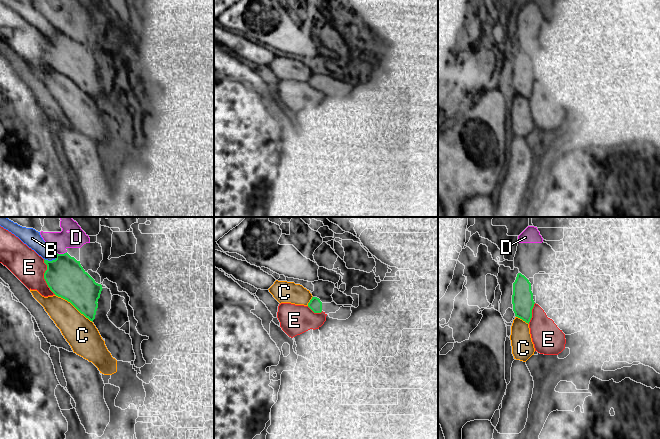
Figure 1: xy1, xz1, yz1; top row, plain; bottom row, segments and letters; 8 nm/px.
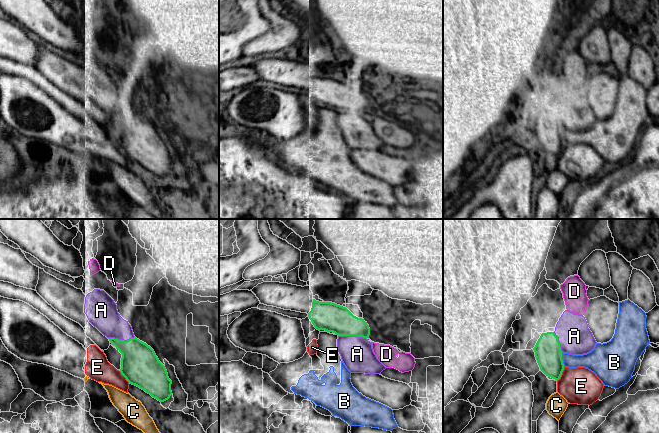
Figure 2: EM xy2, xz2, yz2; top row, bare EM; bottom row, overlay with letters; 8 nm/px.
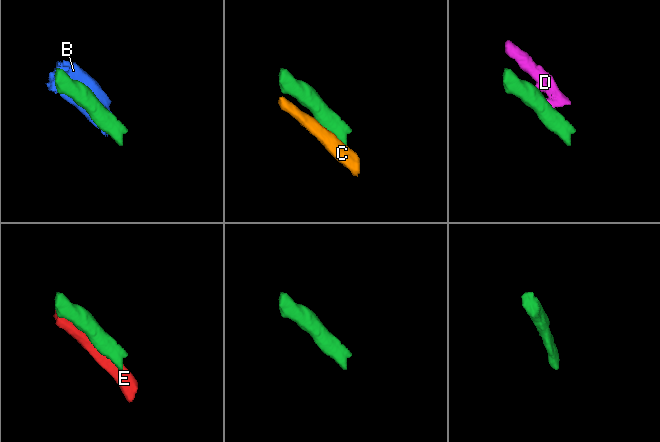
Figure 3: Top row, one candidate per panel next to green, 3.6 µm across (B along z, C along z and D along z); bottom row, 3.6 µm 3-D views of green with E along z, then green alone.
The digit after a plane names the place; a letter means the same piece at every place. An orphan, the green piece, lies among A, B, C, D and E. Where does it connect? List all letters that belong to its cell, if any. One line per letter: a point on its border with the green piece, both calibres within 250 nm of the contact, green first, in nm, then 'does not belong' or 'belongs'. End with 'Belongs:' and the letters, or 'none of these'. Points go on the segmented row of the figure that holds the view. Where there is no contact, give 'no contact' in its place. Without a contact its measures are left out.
A: contact xz2 (352, 335); calibres 220 and 260 nm; does not belong
B: contact xy1 (52, 260); calibres 320 and 140 nm; does not belong
C: contact xy1 (74, 306); calibres 320 and 260 nm; does not belong
D: contact xy1 (61, 254); calibres 320 and 160 nm; does not belong
E: contact xy1 (44, 277); calibres 320 and 240 nm; does not belong
Belongs: none of these

